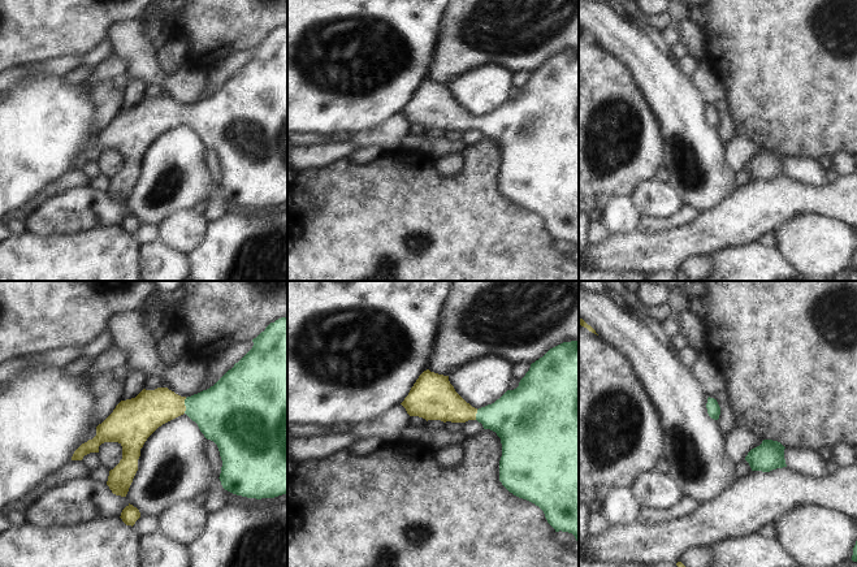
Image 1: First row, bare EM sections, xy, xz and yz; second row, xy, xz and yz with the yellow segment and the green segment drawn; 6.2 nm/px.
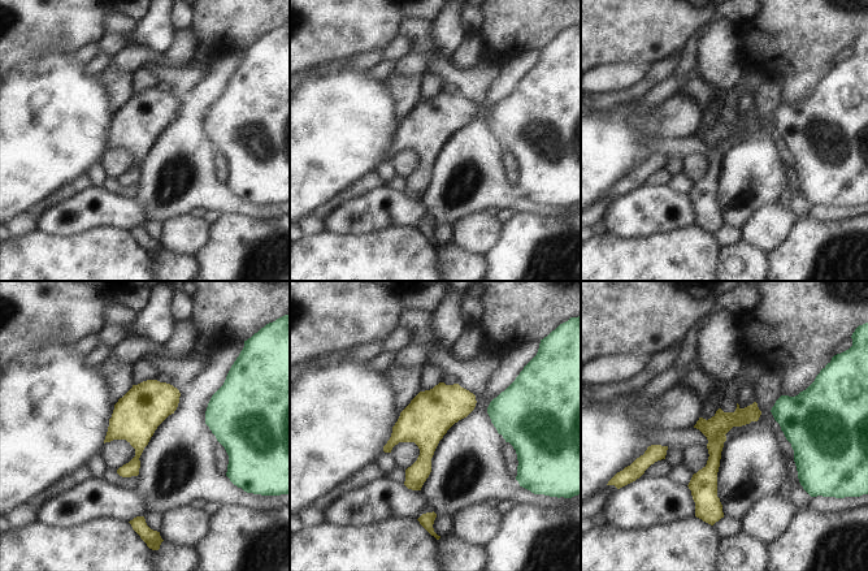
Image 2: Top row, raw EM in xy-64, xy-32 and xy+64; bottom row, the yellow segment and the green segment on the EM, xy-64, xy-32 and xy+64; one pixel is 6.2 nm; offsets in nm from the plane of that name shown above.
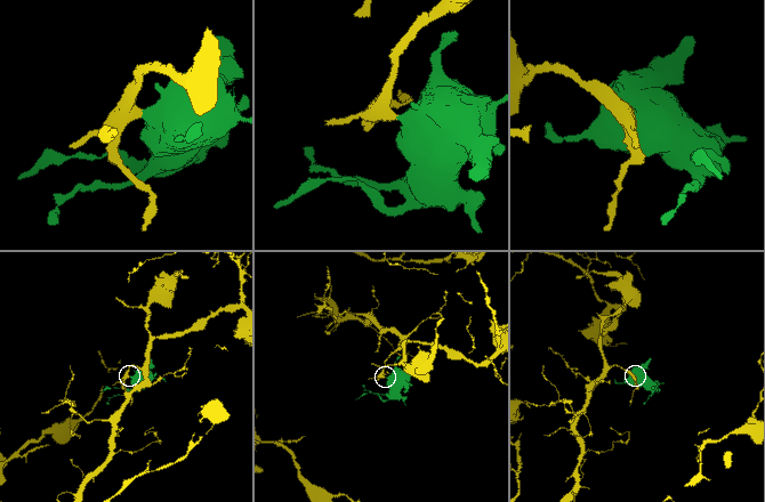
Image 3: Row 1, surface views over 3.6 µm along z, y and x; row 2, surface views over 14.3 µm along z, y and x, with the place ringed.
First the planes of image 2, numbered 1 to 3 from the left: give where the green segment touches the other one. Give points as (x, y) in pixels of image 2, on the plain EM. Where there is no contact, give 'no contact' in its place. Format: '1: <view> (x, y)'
1: no contact
2: no contact
3: no contact

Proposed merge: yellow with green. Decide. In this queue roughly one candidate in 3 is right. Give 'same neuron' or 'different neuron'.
same neuron

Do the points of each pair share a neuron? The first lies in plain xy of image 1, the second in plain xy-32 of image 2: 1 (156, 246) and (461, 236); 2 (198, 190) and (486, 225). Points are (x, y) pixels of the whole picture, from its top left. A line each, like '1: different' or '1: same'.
1: different
2: different

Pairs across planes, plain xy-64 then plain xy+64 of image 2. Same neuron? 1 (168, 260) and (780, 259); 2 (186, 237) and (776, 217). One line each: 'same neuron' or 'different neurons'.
1: different neurons
2: same neuron

